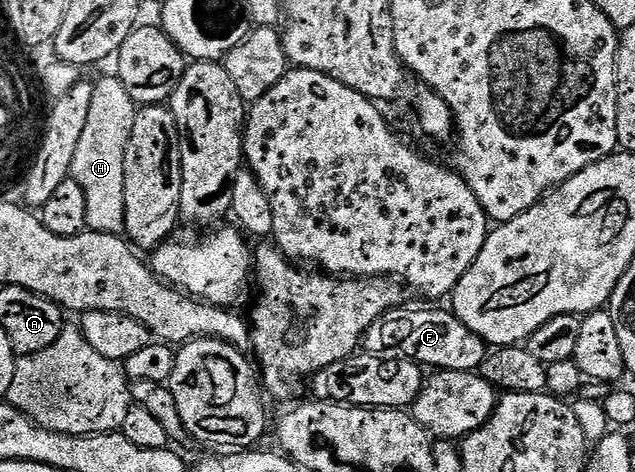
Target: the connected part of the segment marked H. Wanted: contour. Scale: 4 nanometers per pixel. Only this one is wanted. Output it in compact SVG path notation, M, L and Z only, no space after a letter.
M110 74L94 84L92 106L88 109L88 122L84 122L84 134L80 134L80 146L76 146L76 158L72 178L80 182L84 198L88 202L89 231L119 235L125 229L124 222L124 154L128 138L132 134L136 105L124 90L117 75Z

